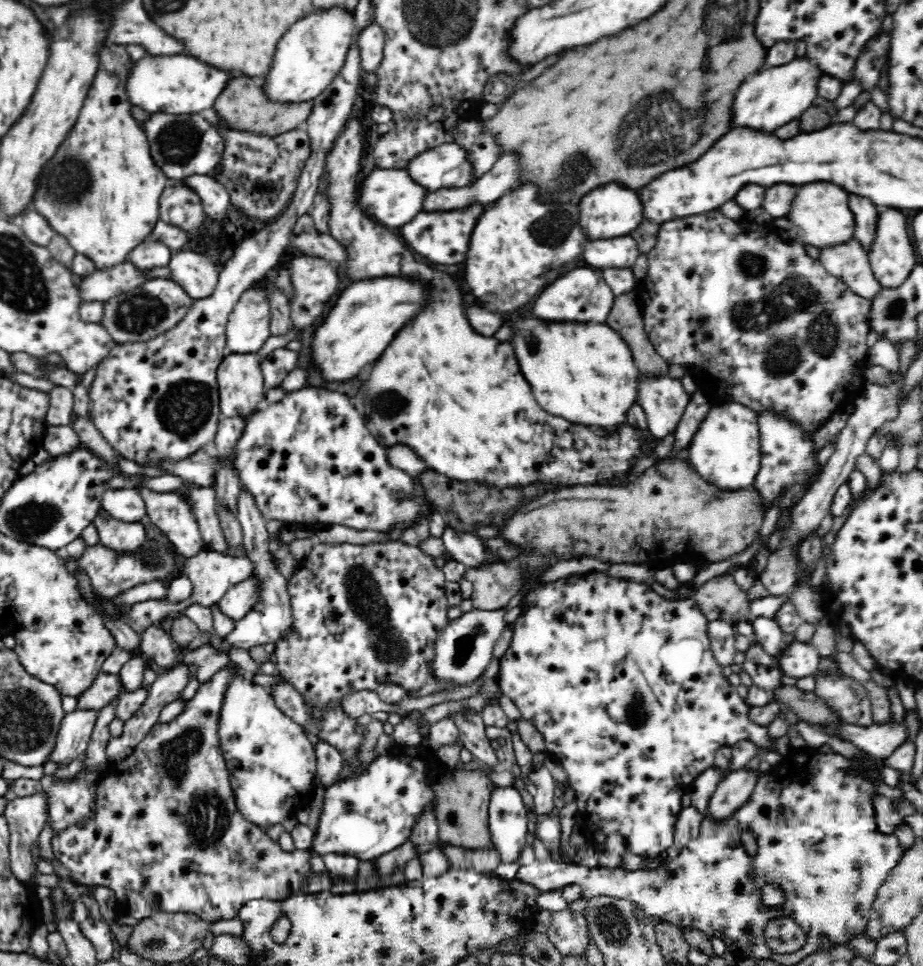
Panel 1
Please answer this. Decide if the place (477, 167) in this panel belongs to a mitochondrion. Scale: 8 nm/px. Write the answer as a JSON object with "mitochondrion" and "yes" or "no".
{"mitochondrion":"no"}

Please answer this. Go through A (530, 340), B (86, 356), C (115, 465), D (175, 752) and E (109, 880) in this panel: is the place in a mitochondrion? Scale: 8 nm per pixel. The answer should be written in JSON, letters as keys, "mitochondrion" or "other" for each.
{"A":"mitochondrion","B":"other","C":"other","D":"mitochondrion","E":"other"}

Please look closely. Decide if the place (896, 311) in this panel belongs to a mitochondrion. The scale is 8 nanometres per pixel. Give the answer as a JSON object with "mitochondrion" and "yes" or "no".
{"mitochondrion":"yes"}

